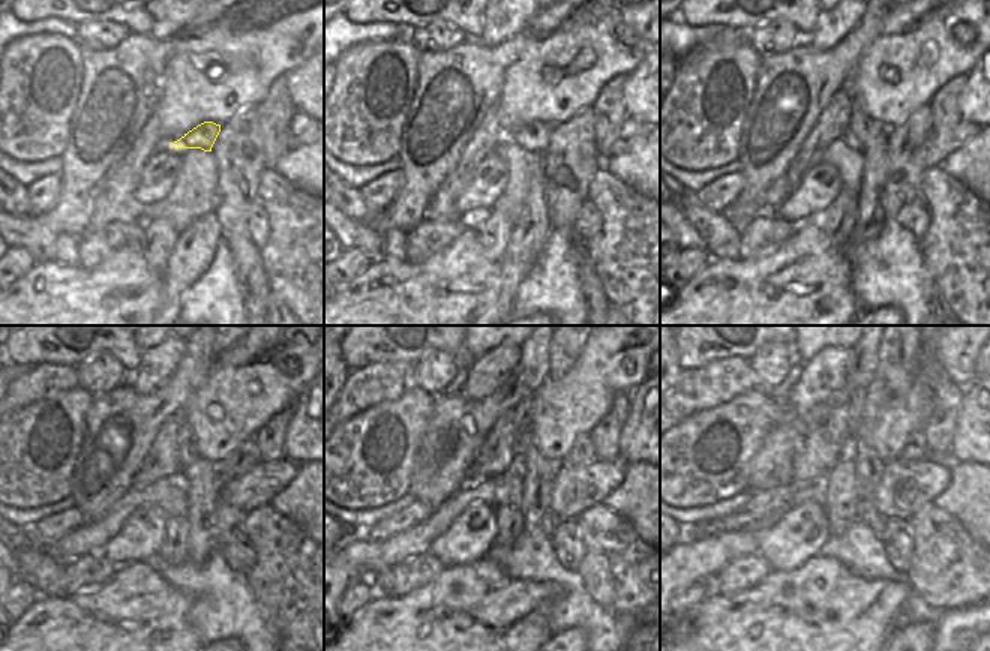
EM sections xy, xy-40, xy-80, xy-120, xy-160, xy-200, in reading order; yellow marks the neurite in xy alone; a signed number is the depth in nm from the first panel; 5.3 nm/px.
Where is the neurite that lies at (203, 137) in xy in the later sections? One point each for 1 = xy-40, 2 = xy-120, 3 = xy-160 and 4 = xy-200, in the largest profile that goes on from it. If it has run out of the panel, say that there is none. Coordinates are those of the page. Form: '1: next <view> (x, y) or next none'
1: next xy-40 (534, 137)
2: next xy-120 (188, 453)
3: next xy-160 (521, 410)
4: next xy-200 (857, 399)

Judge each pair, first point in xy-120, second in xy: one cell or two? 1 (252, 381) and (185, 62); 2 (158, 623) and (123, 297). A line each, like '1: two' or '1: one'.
1: one
2: one

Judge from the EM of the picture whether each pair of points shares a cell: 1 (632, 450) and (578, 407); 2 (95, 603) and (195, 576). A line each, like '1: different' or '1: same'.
1: different
2: different

